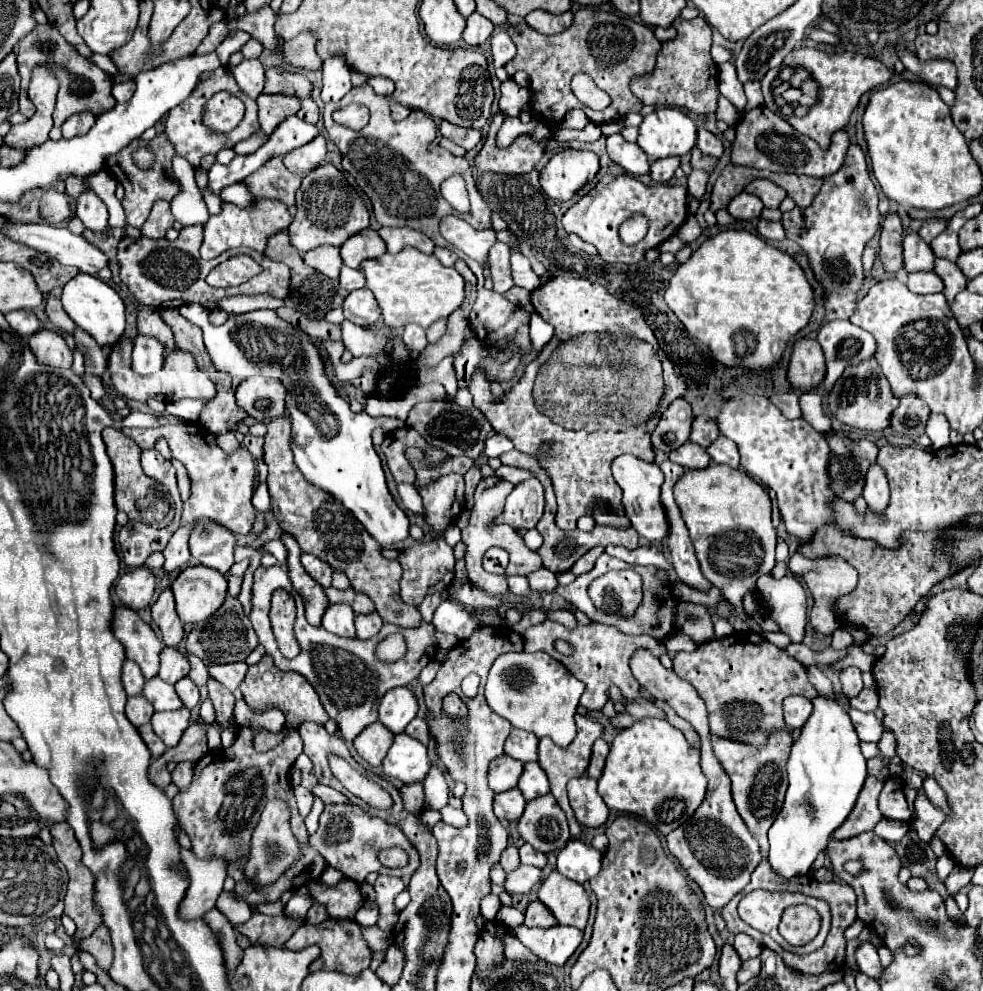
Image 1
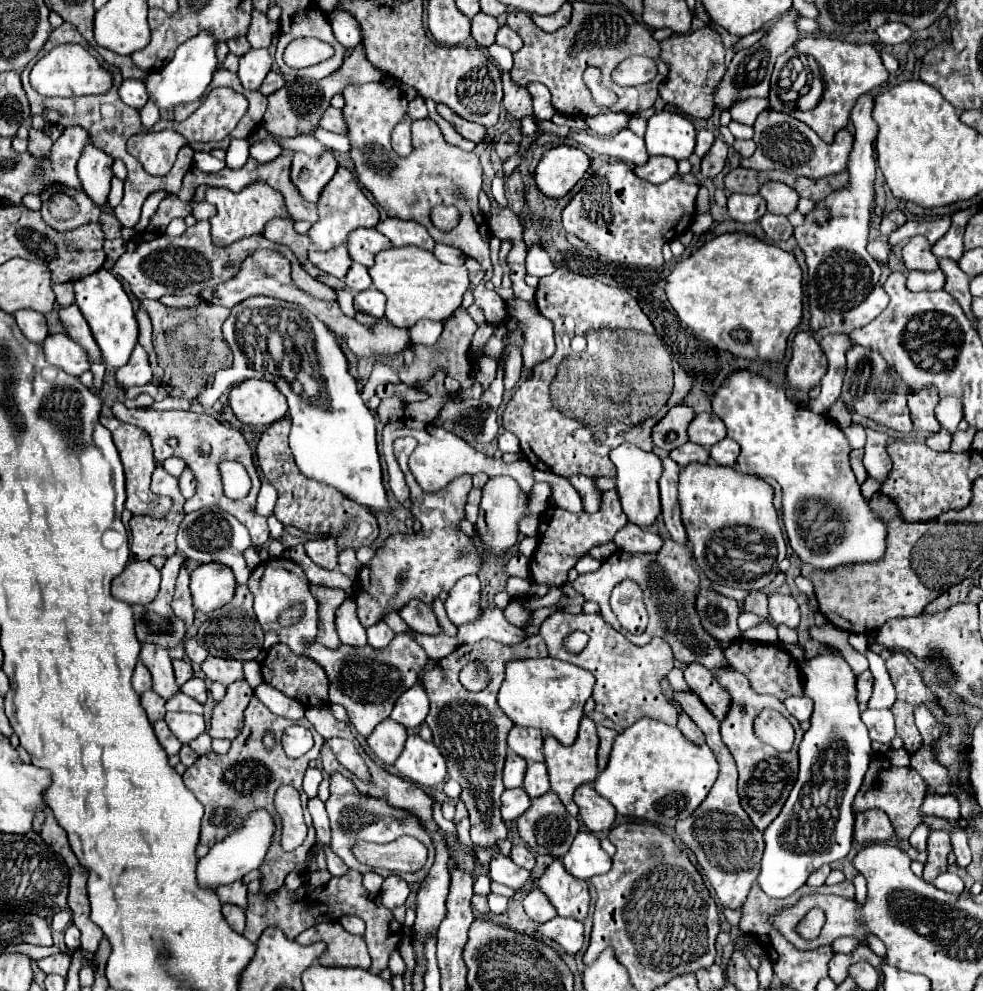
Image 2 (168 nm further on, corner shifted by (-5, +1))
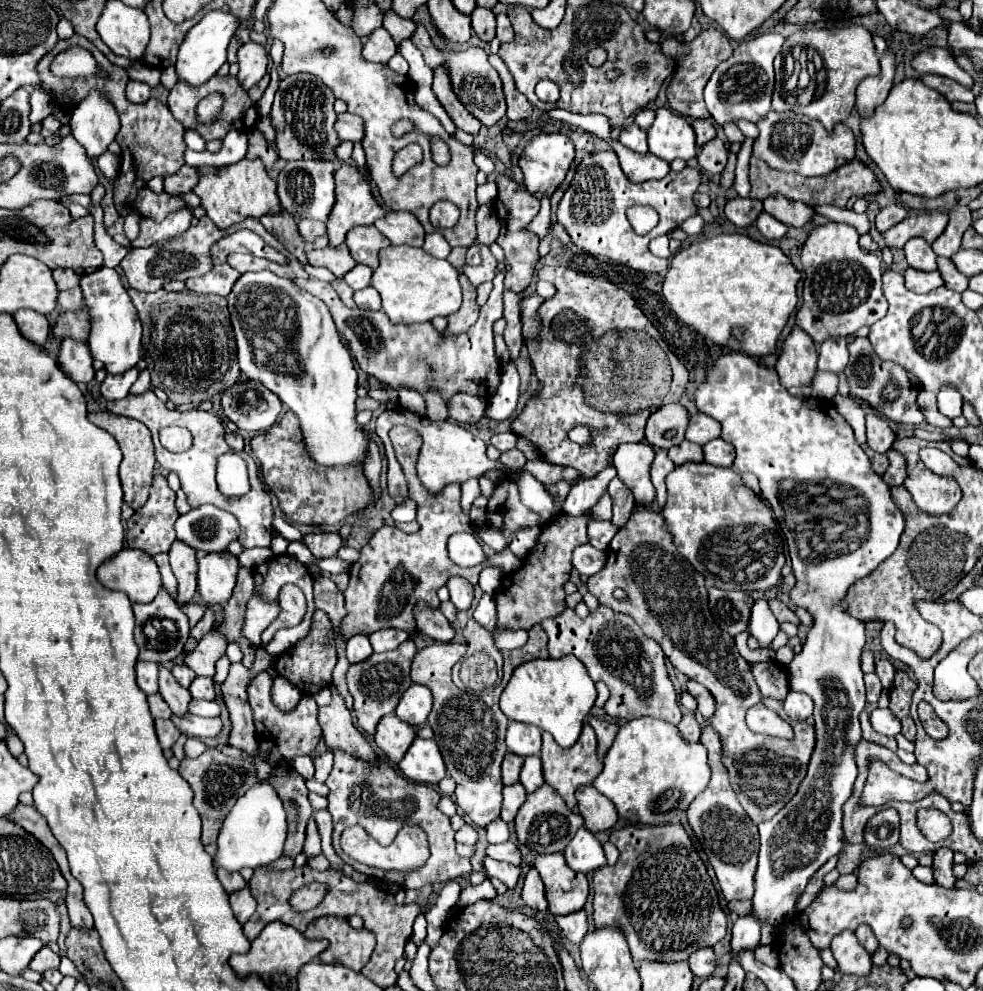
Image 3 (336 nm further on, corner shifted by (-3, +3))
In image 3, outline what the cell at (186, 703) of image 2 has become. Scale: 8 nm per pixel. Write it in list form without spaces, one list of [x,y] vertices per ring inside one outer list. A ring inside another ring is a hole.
[[[192,700],[188,704],[188,712],[190,714],[198,714],[198,716],[218,716],[220,714],[220,706],[216,702],[206,702],[206,700]]]

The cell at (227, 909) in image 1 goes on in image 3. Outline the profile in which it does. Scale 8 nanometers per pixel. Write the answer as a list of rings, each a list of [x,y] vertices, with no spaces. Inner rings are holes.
[[[216,870],[216,876],[218,876],[218,880],[222,882],[222,886],[224,886],[224,890],[228,894],[232,894],[236,890],[242,890],[246,886],[246,880],[238,872],[236,874],[228,874],[228,870]]]

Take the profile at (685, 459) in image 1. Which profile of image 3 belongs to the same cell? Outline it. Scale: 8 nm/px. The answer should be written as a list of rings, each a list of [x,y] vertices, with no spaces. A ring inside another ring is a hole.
[[[684,440],[684,442],[678,444],[678,446],[672,446],[672,448],[668,450],[668,456],[670,456],[670,460],[672,460],[676,466],[682,464],[682,462],[700,462],[700,460],[704,460],[702,446],[694,444],[694,442],[690,442],[690,440]]]

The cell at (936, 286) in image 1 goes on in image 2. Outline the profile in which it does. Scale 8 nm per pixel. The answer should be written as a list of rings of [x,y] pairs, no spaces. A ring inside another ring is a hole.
[[[910,272],[908,274],[908,290],[942,290],[944,288],[944,272]]]

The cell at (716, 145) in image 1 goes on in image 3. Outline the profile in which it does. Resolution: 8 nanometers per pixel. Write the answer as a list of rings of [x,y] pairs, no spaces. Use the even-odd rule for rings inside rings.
[[[722,138],[710,140],[698,152],[698,164],[708,174],[720,174],[726,166],[726,158],[728,158],[728,150]]]

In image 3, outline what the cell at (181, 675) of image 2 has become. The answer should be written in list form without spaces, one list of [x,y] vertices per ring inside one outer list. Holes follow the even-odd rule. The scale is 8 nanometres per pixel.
[[[186,664],[174,666],[174,668],[172,668],[172,674],[174,674],[174,678],[178,680],[178,684],[182,684],[184,688],[188,688],[188,686],[192,684],[192,680],[196,678],[196,674],[194,674]]]

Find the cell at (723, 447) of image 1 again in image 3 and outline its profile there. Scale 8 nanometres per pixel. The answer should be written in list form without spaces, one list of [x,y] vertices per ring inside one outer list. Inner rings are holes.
[[[716,438],[704,446],[704,460],[714,466],[732,466],[734,462],[734,446],[722,438]]]

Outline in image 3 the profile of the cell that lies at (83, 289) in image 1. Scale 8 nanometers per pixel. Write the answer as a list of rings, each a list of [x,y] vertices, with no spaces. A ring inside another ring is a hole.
[[[102,266],[96,272],[82,276],[80,288],[82,288],[84,302],[88,306],[88,314],[92,320],[90,336],[88,336],[88,346],[90,346],[92,356],[96,360],[104,362],[104,368],[110,374],[120,374],[120,372],[136,366],[142,356],[142,346],[140,346],[142,324],[136,314],[136,308],[130,302],[126,288],[122,286],[120,274],[114,268]]]

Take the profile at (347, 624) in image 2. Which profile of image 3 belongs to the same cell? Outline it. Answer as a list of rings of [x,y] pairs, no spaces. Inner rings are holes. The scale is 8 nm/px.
[[[356,634],[356,636],[348,638],[348,642],[346,642],[346,656],[348,656],[348,662],[350,662],[350,664],[362,662],[362,660],[368,658],[370,654],[372,654],[372,646],[370,646],[368,636]]]

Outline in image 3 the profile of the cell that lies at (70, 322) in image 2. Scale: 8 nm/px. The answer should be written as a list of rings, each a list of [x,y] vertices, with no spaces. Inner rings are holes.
[[[72,288],[66,292],[58,294],[58,306],[62,312],[78,312],[84,302],[82,302],[82,290],[80,288]]]

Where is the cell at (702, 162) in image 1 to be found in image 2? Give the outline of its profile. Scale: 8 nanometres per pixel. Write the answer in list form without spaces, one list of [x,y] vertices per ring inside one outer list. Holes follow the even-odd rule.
[[[698,130],[698,138],[696,138],[696,154],[698,156],[704,156],[708,150],[710,150],[710,146],[712,146],[712,142],[716,140],[716,136],[710,132],[710,130]]]

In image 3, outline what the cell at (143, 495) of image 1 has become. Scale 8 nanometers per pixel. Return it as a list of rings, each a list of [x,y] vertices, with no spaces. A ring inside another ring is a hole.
[[[96,412],[96,414],[88,414],[88,420],[100,428],[104,428],[106,432],[110,432],[122,454],[124,454],[124,460],[120,464],[120,480],[122,480],[122,488],[124,488],[124,502],[138,510],[144,506],[144,502],[148,500],[148,492],[150,492],[150,486],[152,486],[152,470],[154,470],[154,444],[152,444],[152,436],[150,432],[146,430],[146,426],[138,420],[132,420],[132,418],[126,418],[126,416],[118,416],[118,414],[112,414],[112,412]]]

